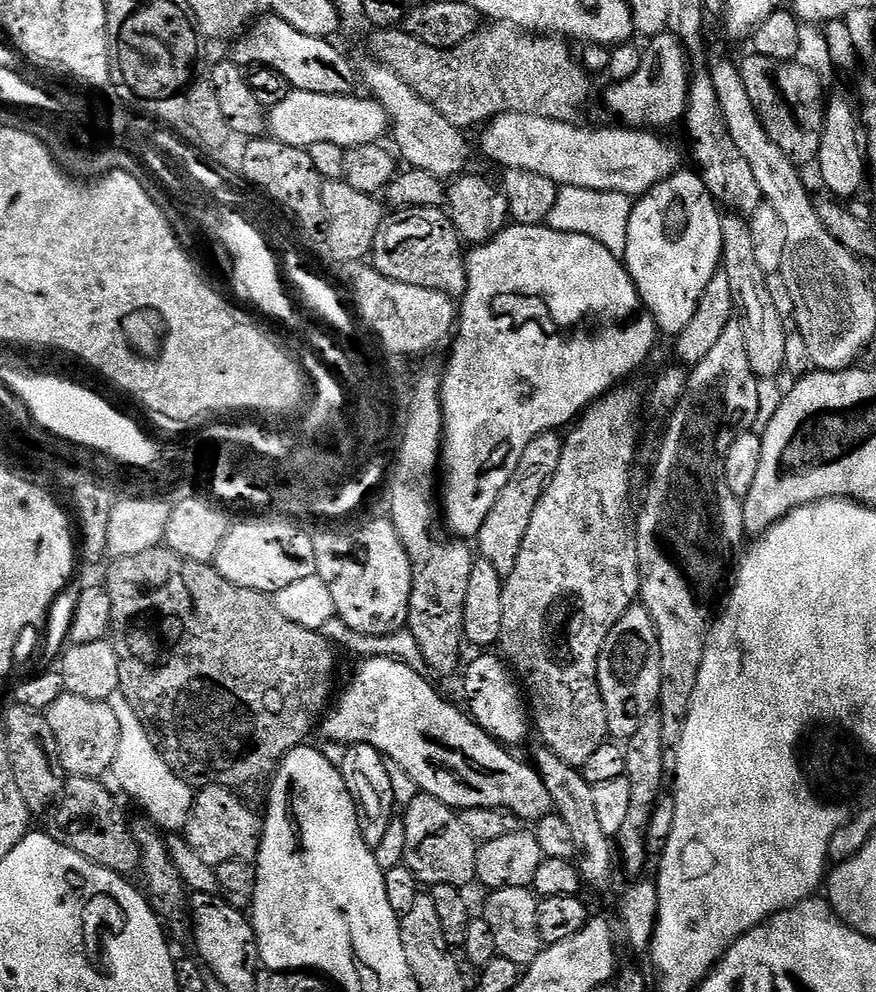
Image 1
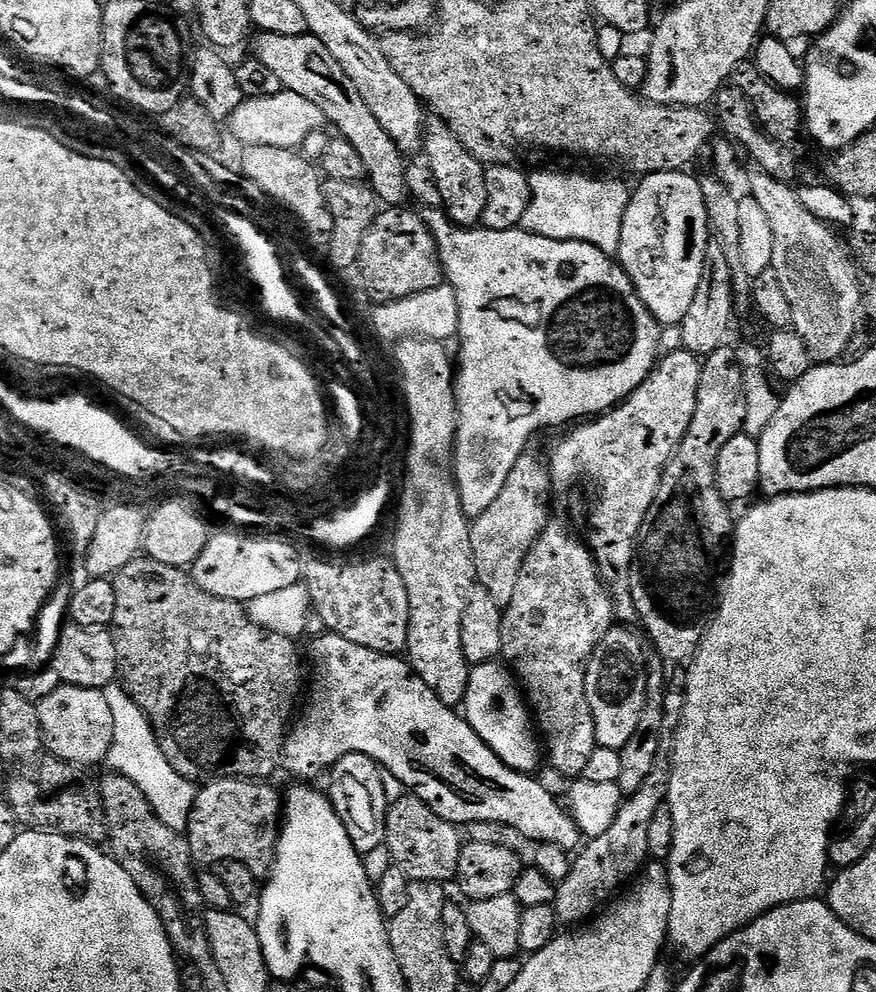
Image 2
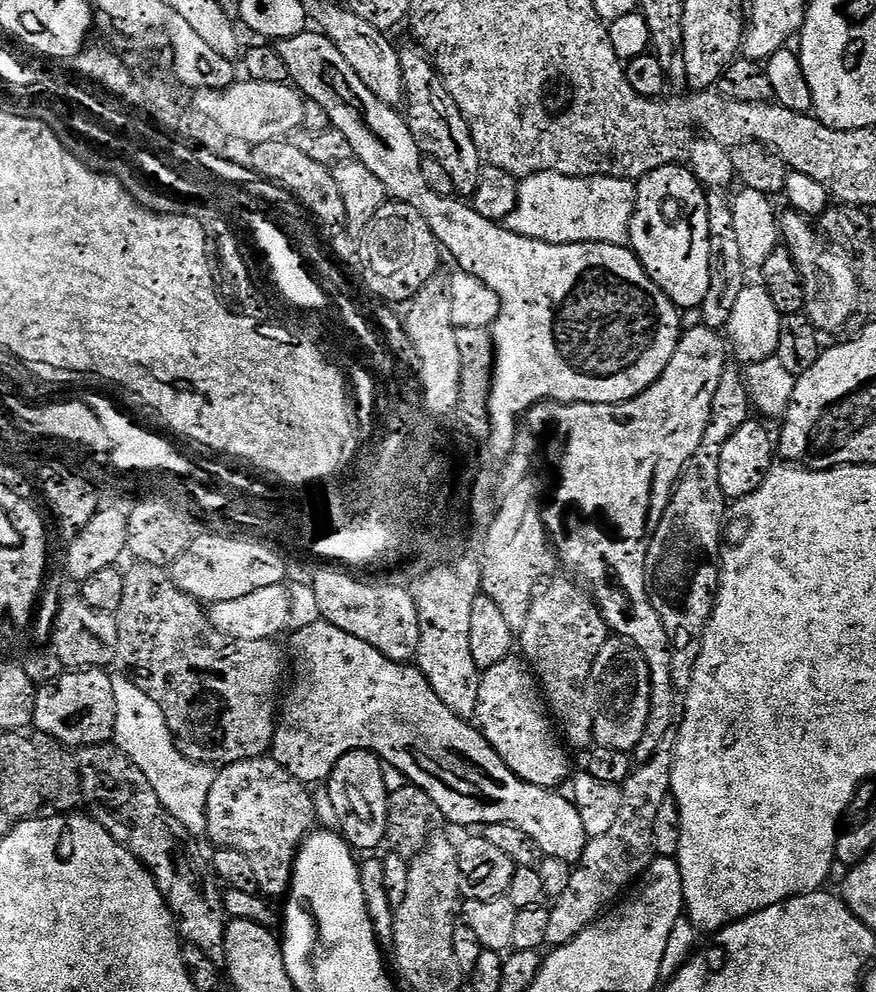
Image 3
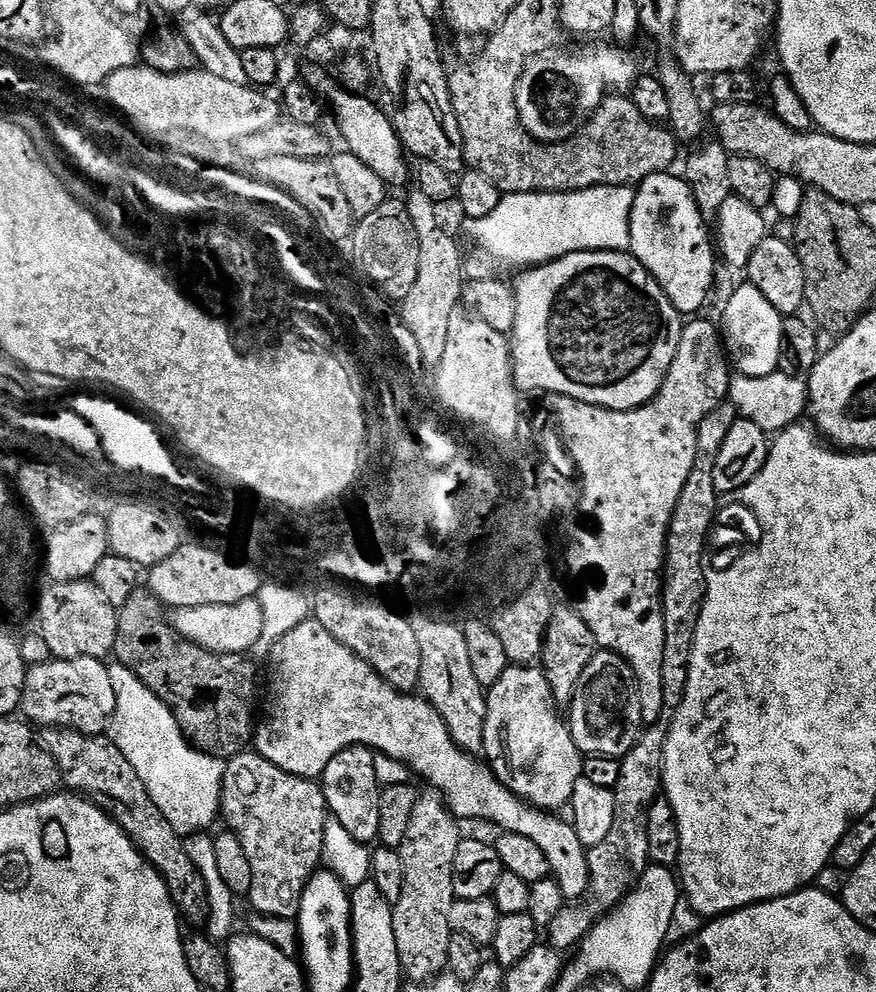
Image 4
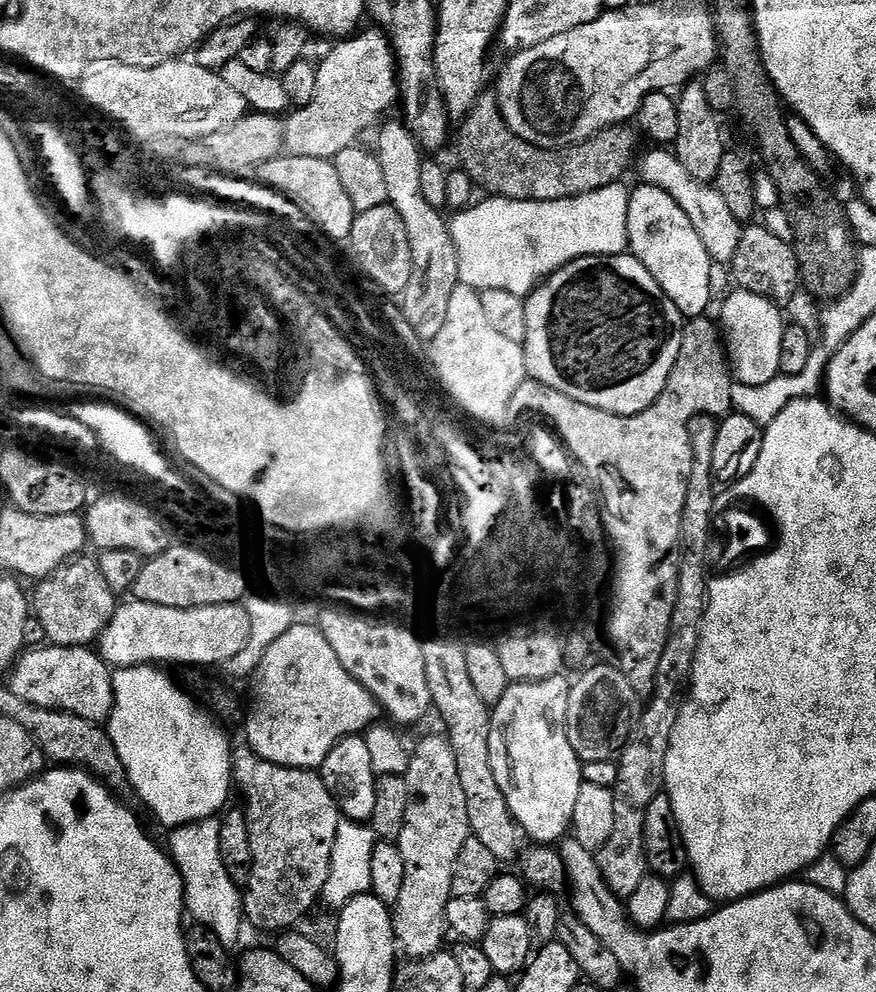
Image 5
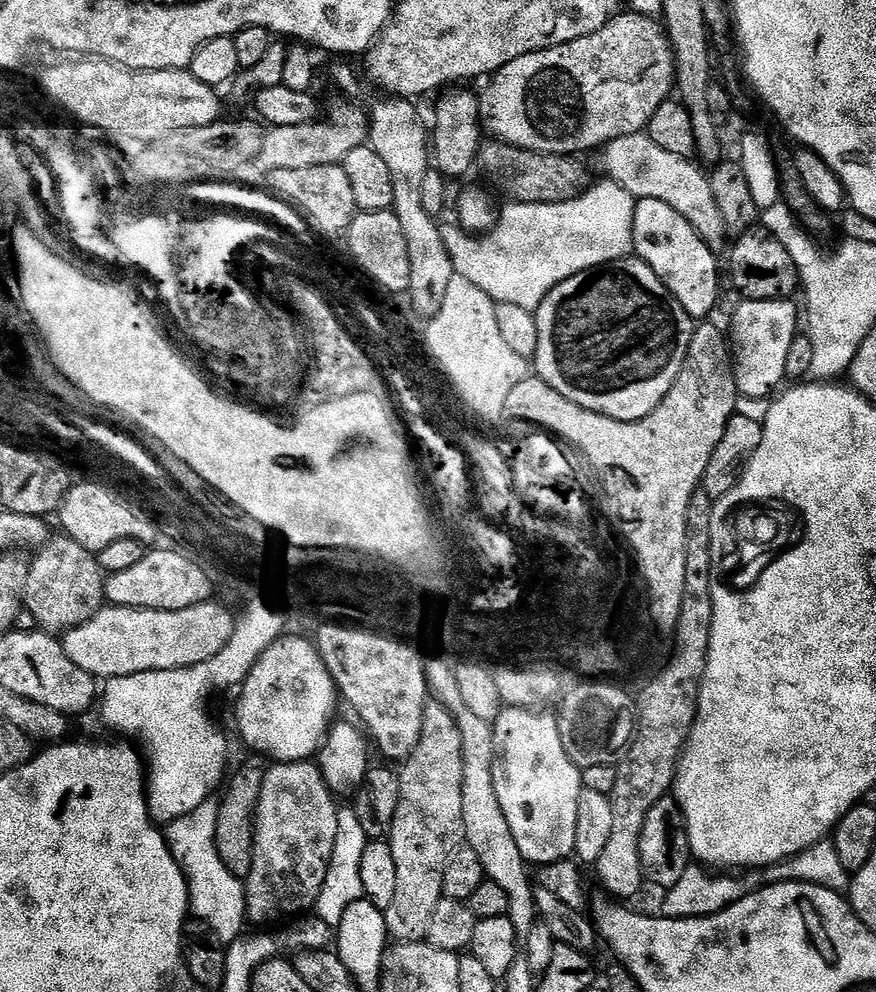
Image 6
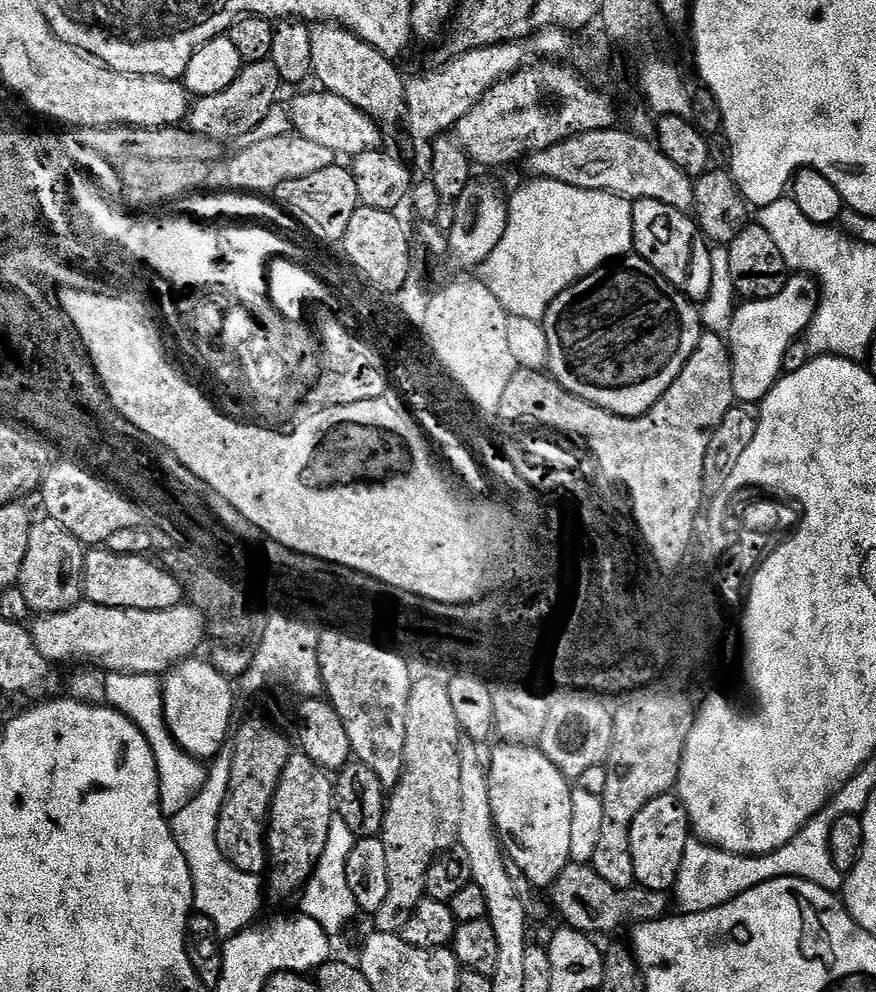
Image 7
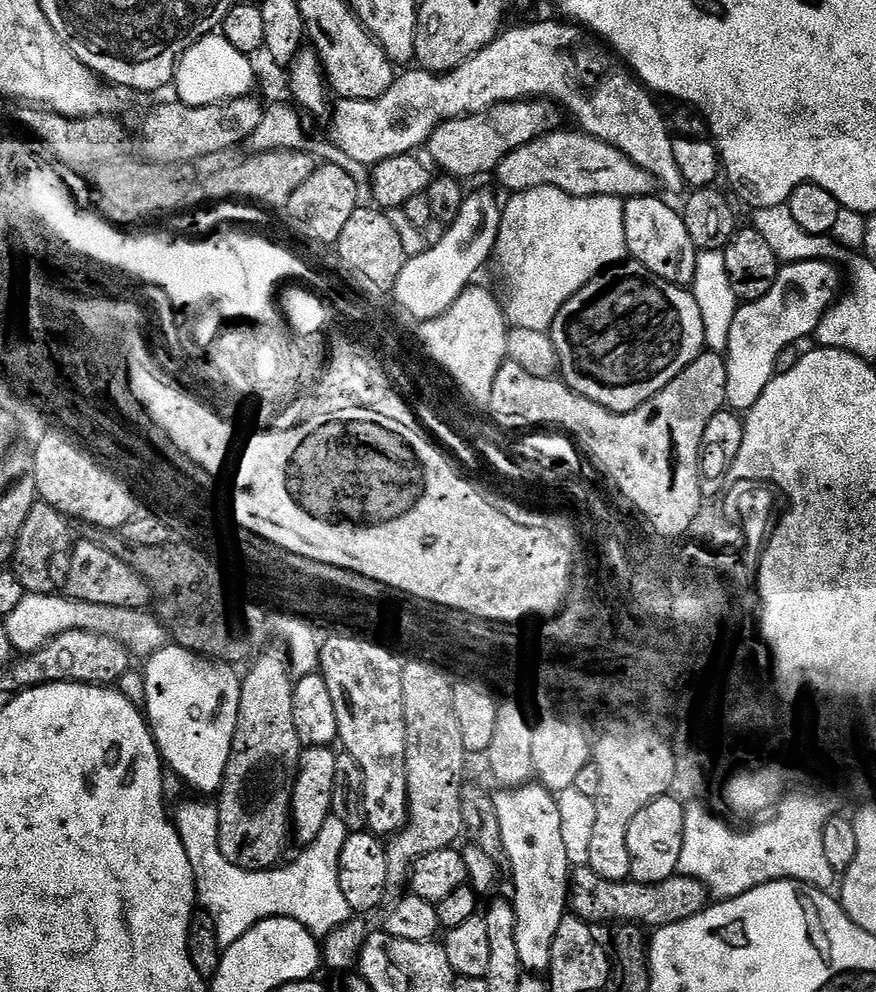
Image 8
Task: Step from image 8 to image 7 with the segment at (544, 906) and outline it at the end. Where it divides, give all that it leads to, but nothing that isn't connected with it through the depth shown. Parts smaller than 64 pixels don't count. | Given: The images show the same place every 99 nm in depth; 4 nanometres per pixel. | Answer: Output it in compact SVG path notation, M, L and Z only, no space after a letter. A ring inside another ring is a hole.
M505 743L503 747L493 754L492 768L487 769L496 831L507 841L508 859L522 868L533 888L548 890L570 862L573 785L540 746Z

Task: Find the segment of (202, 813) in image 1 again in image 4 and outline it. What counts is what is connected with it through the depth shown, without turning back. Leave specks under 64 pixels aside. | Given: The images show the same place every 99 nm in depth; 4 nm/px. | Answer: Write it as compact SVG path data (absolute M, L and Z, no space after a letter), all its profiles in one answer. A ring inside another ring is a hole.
M255 750L239 752L237 756L233 756L231 760L224 765L224 781L222 782L222 790L220 791L220 811L222 820L225 820L227 831L232 832L238 838L238 842L242 842L242 850L246 850L246 858L250 862L250 870L254 874L254 882L250 886L246 897L247 903L252 903L252 908L256 914L260 916L273 916L274 918L286 918L287 920L296 920L300 915L300 903L302 902L302 894L306 890L306 886L312 881L318 869L321 867L324 858L324 835L326 834L326 822L330 819L328 811L328 803L324 797L323 787L315 779L307 776L295 776L286 770L282 770L278 766L274 766L274 762L270 762L266 758L262 758L260 753Z

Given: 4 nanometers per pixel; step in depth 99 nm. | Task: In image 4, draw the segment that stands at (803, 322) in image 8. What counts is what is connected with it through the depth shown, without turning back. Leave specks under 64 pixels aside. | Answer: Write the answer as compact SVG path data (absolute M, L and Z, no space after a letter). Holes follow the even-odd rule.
M744 282L733 292L724 308L720 324L727 355L741 375L765 377L779 369L781 339L784 336L783 315L751 282Z

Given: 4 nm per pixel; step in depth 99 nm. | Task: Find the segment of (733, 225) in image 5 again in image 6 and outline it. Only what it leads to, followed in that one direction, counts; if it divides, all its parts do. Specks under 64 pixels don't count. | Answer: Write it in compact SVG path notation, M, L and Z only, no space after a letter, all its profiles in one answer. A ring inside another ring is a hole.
M644 132L630 134L626 138L614 138L599 149L598 156L600 168L607 179L622 186L637 200L666 202L666 206L678 210L678 214L682 214L682 218L694 226L694 230L708 243L709 248L720 250L723 246L726 233L722 213L718 210L718 202L714 202L711 179L699 163L678 158L678 154L662 150L662 146L657 146Z

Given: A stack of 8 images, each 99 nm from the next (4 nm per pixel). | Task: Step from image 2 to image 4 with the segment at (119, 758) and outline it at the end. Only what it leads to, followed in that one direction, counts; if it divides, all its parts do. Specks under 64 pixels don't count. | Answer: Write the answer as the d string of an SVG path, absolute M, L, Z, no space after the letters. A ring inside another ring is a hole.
M109 663L108 673L116 695L116 712L110 725L114 746L130 758L130 764L138 770L146 790L150 790L154 806L162 810L166 822L170 822L176 832L185 838L207 833L208 827L221 815L220 791L225 761L192 747L167 705L126 666Z

